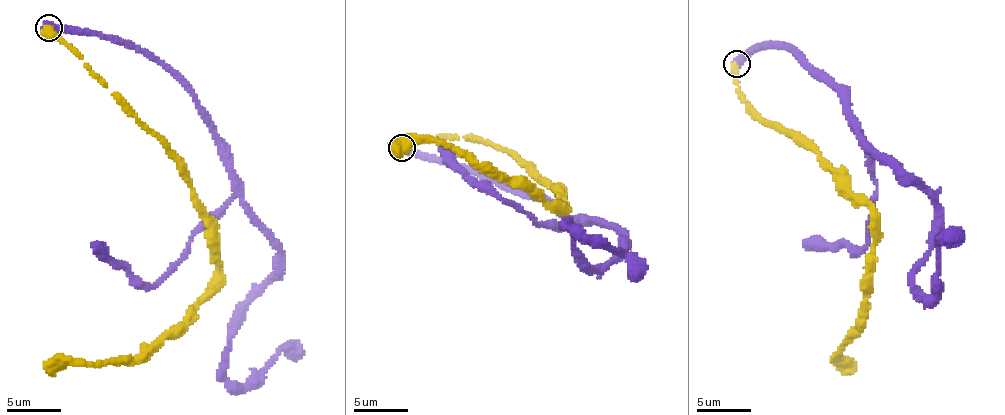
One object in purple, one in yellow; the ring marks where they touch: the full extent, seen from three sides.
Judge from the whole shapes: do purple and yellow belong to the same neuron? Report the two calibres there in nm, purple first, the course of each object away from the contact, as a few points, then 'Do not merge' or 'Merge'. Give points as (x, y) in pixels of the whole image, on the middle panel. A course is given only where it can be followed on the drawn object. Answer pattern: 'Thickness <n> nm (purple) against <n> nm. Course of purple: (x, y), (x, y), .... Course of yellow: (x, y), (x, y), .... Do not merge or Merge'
Thickness 550 nm (purple) against 600 nm. Course of purple: (403, 148), (596, 218), (625, 239), (622, 251), (594, 267), (583, 257), (571, 222), (628, 255), (639, 279). Course of yellow: (403, 146), (450, 134), (476, 136), (555, 187), (562, 207), (493, 178), (450, 147), (404, 139), (391, 150). Do not merge

